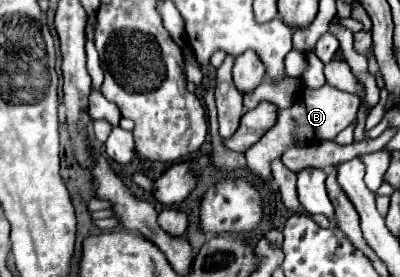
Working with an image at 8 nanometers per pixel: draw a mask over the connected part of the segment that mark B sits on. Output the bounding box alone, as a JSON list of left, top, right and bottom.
[246,83,360,180]

